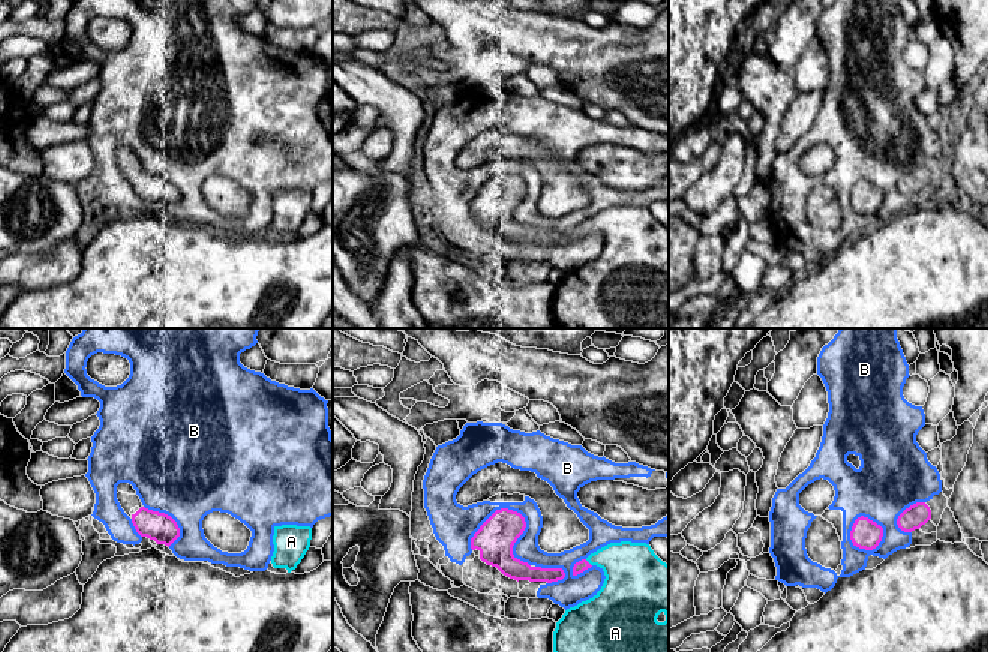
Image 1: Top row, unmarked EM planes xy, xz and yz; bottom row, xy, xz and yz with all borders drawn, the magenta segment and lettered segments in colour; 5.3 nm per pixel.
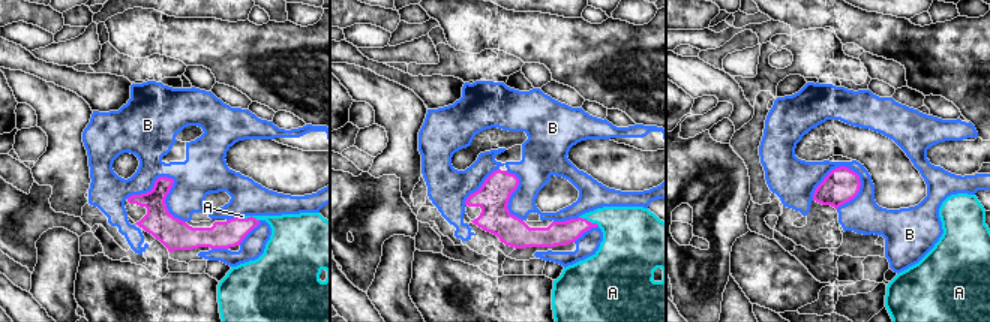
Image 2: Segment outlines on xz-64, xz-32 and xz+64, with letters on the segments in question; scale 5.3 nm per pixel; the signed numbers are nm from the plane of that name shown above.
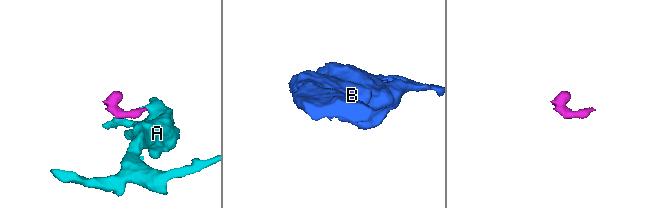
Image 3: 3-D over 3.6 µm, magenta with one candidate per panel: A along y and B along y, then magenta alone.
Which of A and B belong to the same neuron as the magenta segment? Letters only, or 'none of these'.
A

